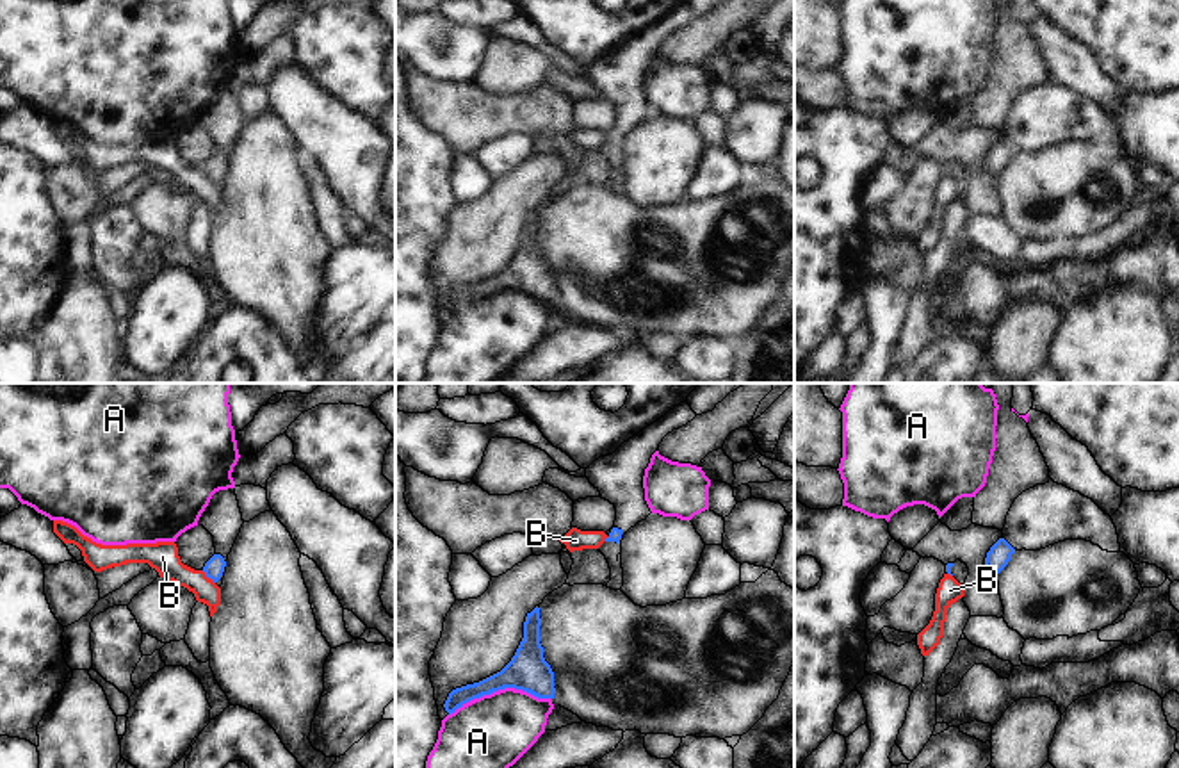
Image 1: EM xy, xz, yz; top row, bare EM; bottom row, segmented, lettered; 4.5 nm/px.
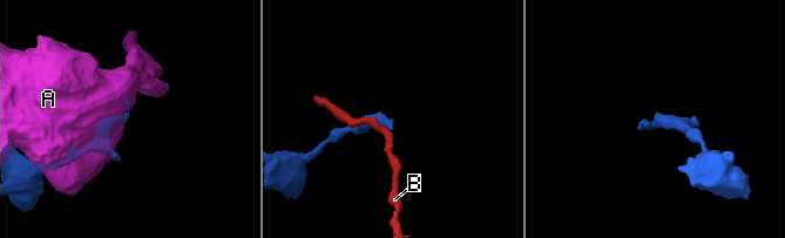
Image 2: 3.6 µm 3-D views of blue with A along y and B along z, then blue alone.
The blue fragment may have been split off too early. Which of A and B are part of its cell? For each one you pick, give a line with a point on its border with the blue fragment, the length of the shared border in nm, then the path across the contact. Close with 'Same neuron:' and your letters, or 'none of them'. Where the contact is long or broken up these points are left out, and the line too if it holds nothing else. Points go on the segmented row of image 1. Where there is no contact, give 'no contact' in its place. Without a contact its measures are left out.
Same neuron: none of them

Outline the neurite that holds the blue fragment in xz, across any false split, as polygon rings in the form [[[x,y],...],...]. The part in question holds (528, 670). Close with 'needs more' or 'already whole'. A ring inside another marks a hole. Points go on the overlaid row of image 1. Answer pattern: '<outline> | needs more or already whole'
[[[540,608],[527,613],[524,638],[511,661],[497,674],[449,693],[443,707],[451,715],[463,704],[504,688],[527,691],[538,699],[554,699],[554,672],[543,658],[540,643]]] | already whole

